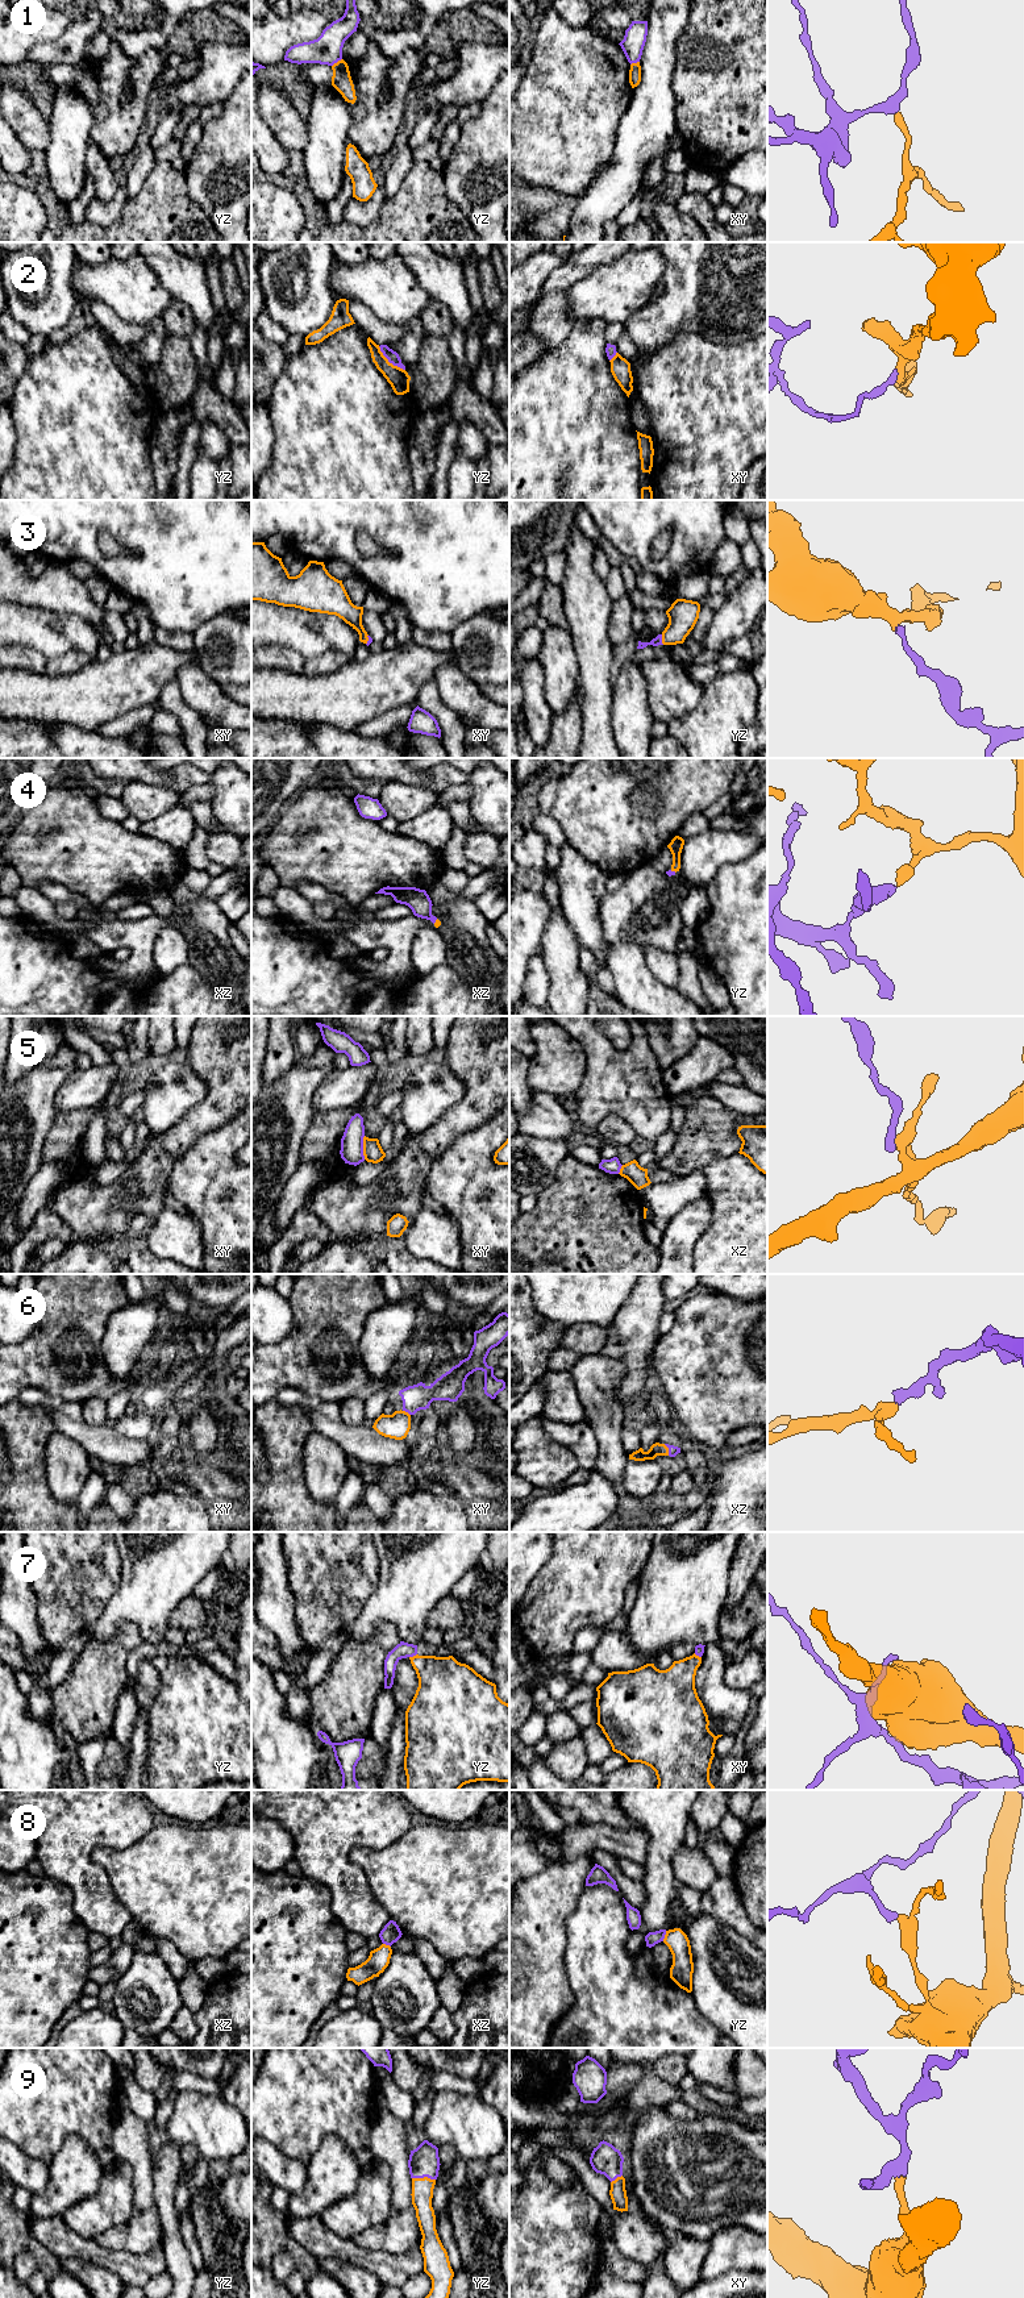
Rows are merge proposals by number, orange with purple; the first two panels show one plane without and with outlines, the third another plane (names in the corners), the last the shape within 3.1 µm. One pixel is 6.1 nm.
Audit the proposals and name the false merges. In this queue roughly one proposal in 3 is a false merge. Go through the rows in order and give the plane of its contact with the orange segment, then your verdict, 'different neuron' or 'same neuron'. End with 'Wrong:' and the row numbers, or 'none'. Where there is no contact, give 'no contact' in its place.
1: yz | different neuron
2: yz | different neuron
3: yz | same neuron
4: xz | same neuron
5: xy | different neuron
6: xz | same neuron
7: yz | different neuron
8: yz | different neuron
9: yz | same neuron
Wrong: 1, 2, 5, 7, 8

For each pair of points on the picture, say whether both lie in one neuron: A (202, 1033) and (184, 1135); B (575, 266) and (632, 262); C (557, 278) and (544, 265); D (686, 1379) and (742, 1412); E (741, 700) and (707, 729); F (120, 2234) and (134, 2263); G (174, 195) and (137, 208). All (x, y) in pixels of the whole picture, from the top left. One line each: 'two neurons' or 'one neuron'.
A: one neuron
B: two neurons
C: two neurons
D: one neuron
E: one neuron
F: two neurons
G: one neuron

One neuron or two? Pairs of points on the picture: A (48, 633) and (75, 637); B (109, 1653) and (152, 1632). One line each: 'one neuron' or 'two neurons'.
A: one neuron
B: two neurons

